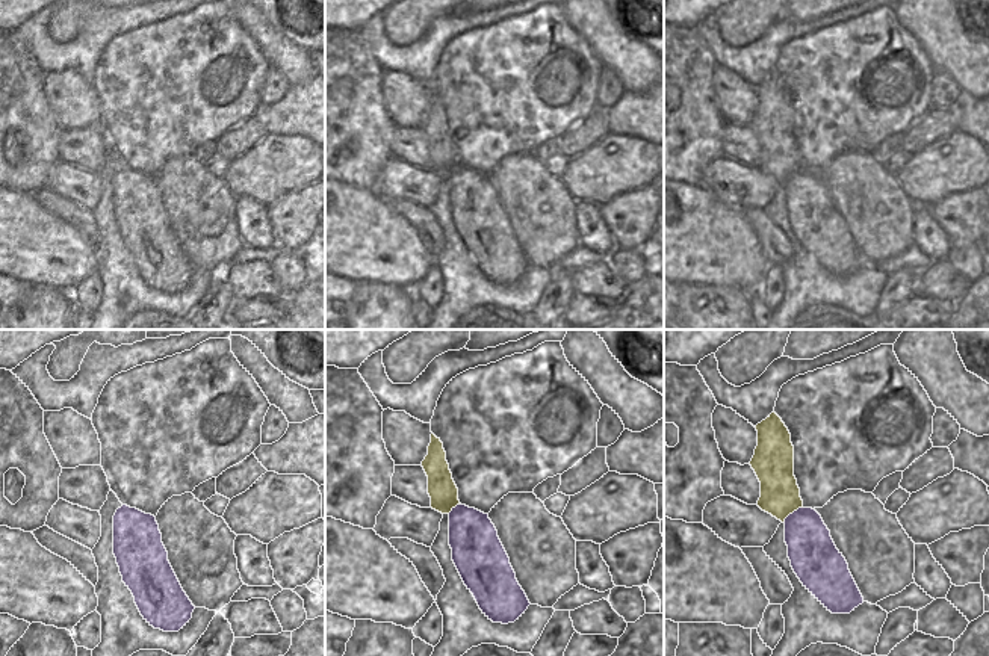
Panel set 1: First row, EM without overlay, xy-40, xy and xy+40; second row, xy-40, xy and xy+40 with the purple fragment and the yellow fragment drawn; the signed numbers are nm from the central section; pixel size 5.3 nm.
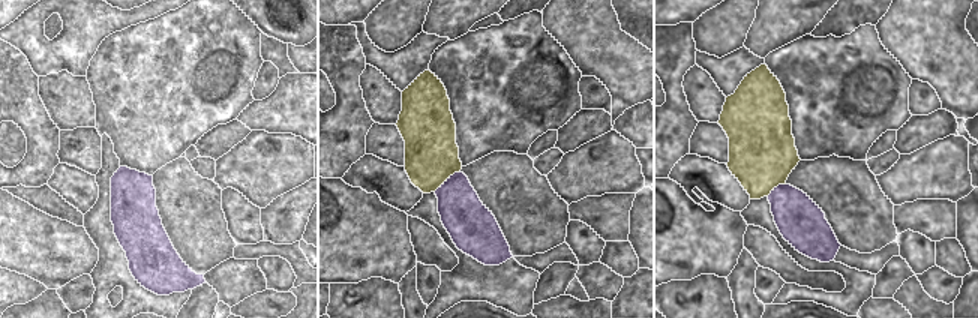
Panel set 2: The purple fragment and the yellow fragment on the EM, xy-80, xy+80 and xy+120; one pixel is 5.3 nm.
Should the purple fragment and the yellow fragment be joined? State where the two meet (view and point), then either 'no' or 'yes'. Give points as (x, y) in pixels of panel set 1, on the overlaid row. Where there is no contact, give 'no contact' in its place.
contact xy+40 (793, 513); yes

